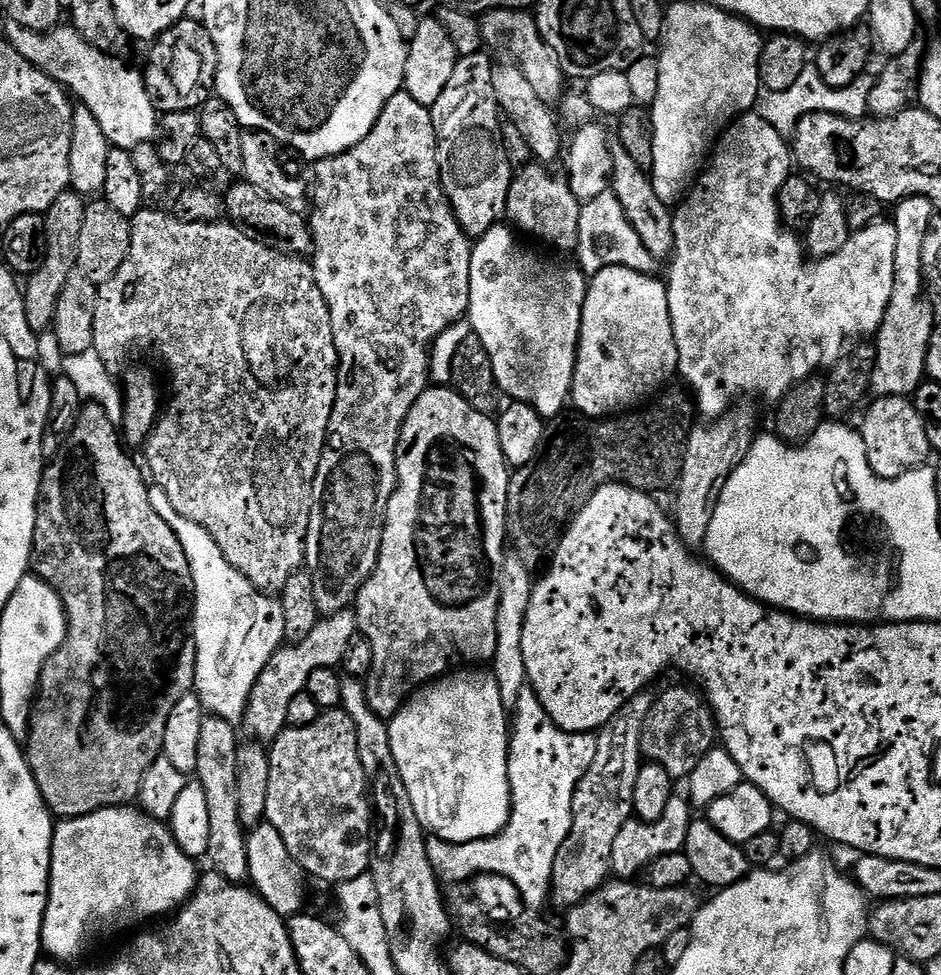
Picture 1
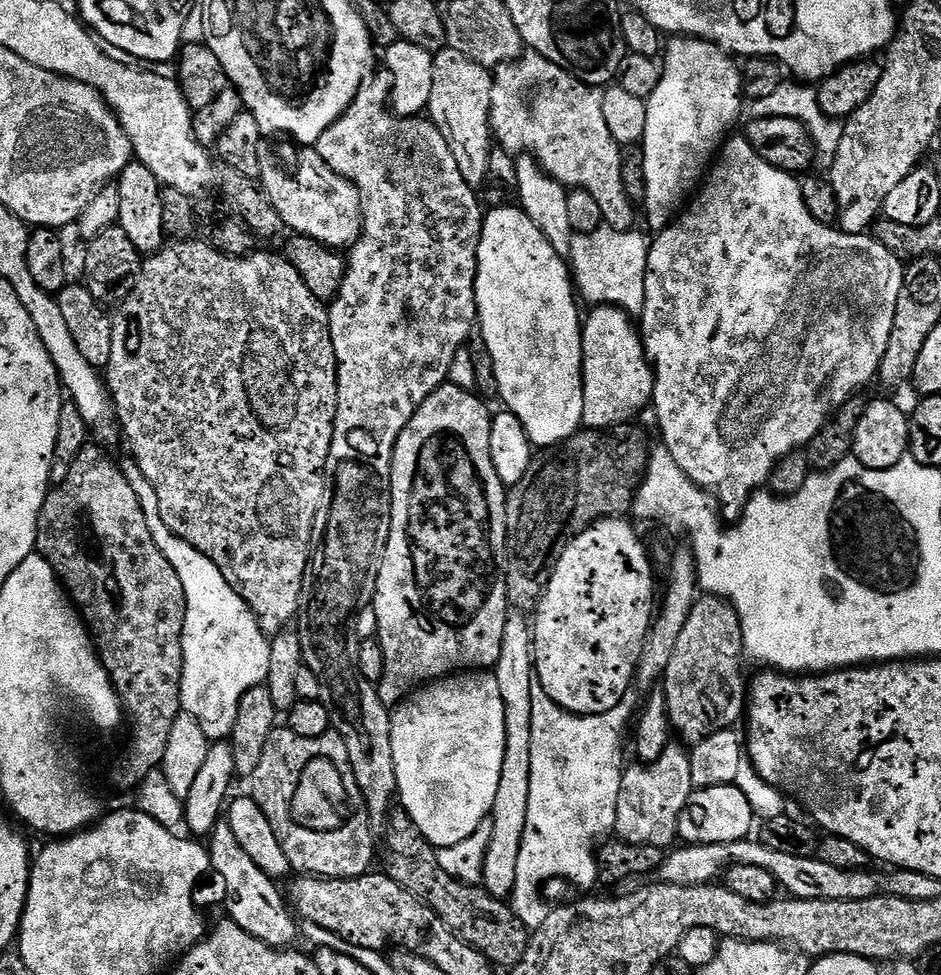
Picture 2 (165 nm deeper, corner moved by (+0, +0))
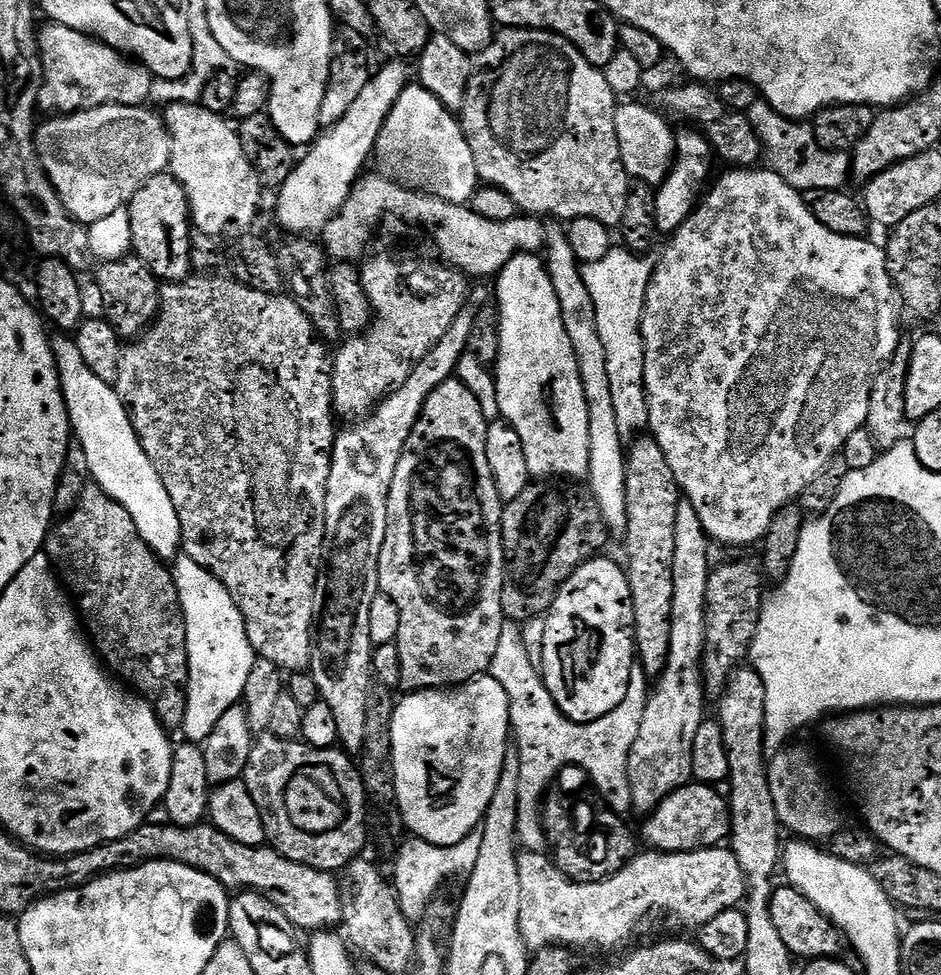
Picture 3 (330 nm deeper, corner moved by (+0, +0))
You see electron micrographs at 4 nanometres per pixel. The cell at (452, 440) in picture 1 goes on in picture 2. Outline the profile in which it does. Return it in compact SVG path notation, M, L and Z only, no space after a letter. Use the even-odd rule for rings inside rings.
M441 384L426 402L410 418L402 430L392 455L392 521L390 522L390 542L386 542L386 554L382 558L382 570L378 570L378 586L371 607L378 614L376 639L386 654L386 671L382 673L382 682L376 685L378 698L390 710L404 703L413 692L421 689L433 680L473 670L495 669L502 654L502 633L506 631L506 618L510 611L508 603L508 527L506 526L506 502L508 492L502 478L494 471L494 461L490 459L490 426L493 413L483 404L475 391L460 388L457 384Z

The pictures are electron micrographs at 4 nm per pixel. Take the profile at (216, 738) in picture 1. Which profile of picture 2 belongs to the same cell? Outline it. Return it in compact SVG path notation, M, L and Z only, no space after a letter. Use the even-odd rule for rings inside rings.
M222 818L214 826L211 836L207 837L206 847L211 860L211 871L220 875L224 883L224 904L228 907L227 919L232 920L246 934L254 934L262 942L272 948L287 949L296 940L297 917L290 907L289 901L280 893L280 888L273 877L267 876L254 862L246 850L242 850L242 842L228 825L227 819Z

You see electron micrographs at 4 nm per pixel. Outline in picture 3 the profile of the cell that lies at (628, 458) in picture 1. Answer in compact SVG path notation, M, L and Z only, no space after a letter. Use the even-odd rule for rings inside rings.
M528 483L518 498L504 504L502 514L502 610L507 619L517 622L543 617L570 574L603 553L610 539L608 524L591 495L572 496L568 488L548 488L544 492L540 484Z

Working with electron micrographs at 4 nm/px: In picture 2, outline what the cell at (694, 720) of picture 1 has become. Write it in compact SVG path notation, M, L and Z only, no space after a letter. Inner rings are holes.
M701 595L694 610L690 610L690 618L686 618L686 626L682 626L678 646L674 646L674 655L670 658L670 666L666 666L662 681L668 721L672 724L673 733L681 736L679 739L685 745L701 744L712 734L736 728L739 720L741 723L746 712L746 676L745 680L743 676L745 656L744 631L734 606L720 596Z

